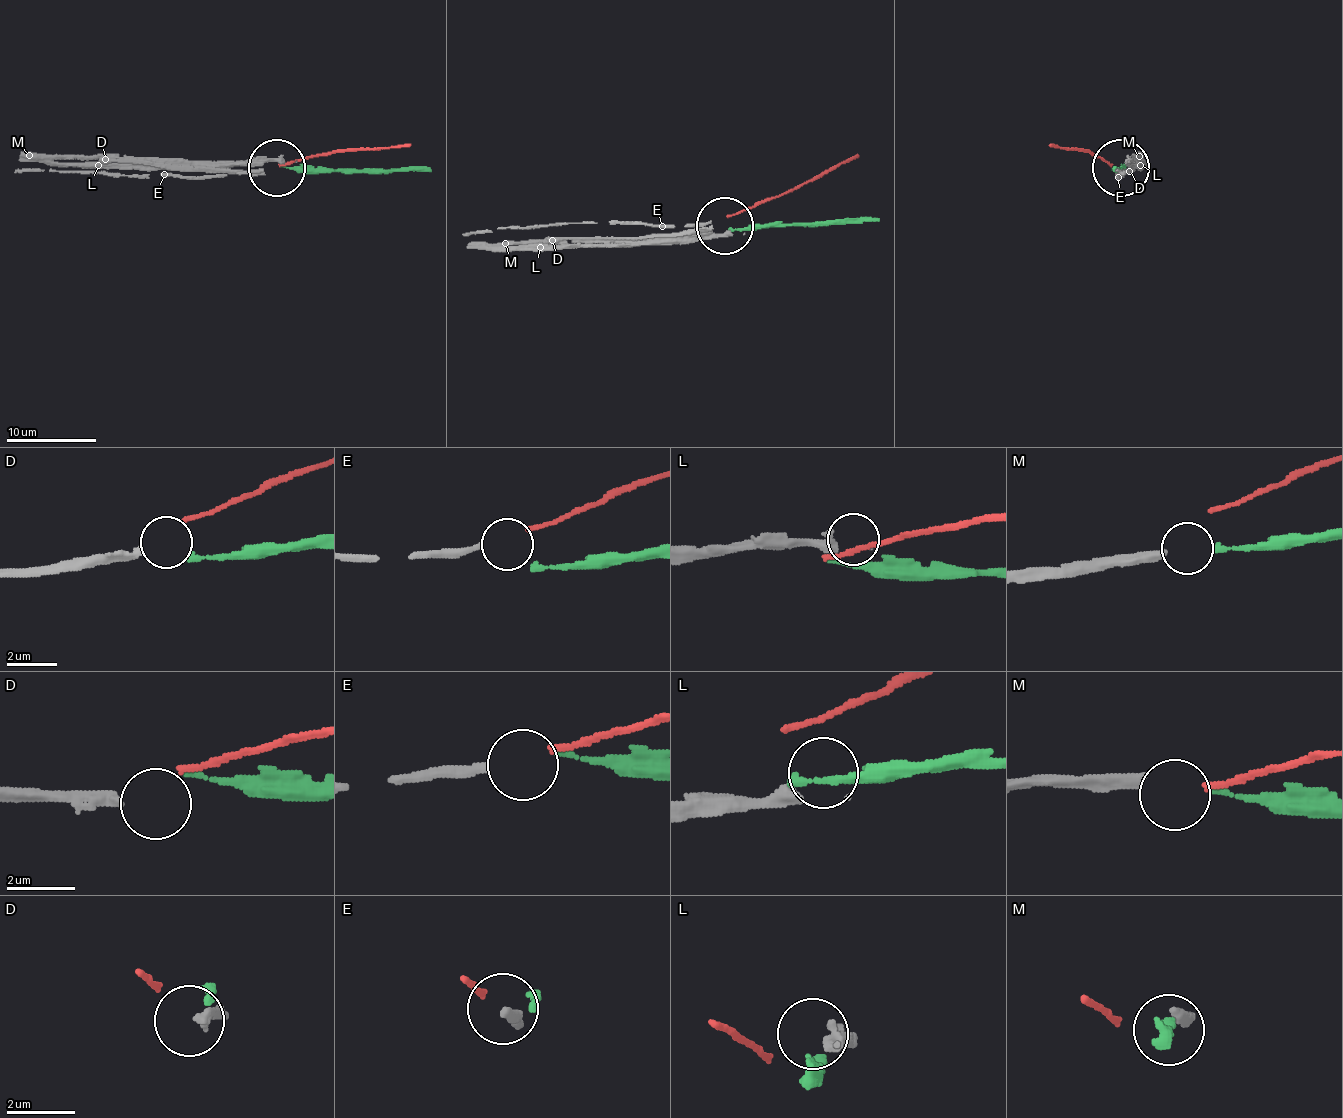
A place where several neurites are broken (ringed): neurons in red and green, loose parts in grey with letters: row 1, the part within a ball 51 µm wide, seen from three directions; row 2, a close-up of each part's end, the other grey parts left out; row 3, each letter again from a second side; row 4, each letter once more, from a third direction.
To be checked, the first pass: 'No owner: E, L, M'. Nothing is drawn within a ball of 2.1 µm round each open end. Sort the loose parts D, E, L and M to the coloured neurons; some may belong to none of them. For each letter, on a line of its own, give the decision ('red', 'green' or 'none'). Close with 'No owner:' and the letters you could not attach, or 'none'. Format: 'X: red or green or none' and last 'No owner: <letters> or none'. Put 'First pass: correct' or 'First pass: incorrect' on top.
First pass: incorrect
D: none
E: none
L: none
M: green
No owner: D, E, L

